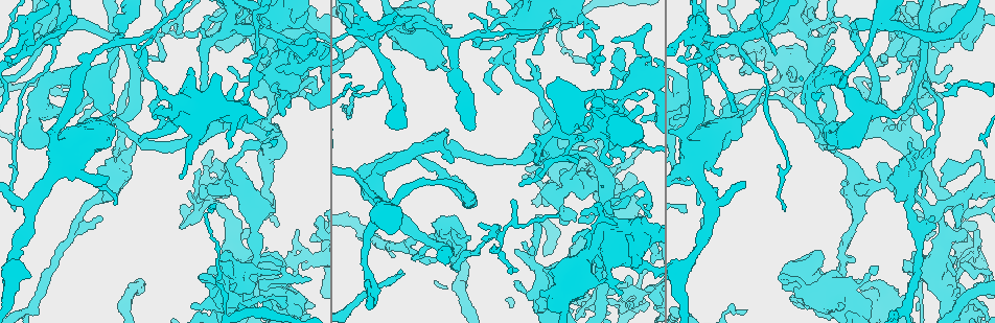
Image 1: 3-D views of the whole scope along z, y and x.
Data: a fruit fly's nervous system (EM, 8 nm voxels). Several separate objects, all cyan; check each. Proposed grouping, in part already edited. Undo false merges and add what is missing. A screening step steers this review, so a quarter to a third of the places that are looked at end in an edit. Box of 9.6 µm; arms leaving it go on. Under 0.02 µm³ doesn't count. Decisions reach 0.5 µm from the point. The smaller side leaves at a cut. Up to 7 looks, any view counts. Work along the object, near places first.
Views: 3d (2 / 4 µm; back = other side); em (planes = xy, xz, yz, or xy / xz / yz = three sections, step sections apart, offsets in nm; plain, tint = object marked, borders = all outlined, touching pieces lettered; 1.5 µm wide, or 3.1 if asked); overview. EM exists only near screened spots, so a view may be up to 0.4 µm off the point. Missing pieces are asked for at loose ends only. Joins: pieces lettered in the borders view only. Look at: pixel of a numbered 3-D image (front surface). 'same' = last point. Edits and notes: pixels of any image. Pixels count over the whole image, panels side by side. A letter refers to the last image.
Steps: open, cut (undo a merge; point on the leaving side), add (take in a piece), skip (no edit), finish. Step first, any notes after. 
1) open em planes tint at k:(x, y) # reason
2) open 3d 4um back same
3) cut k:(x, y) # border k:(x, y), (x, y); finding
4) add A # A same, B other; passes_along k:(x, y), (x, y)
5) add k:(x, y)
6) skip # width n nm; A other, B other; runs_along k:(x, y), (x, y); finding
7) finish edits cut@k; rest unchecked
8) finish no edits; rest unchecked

open em yz step 4 borders at 1:(569, 27) # free end

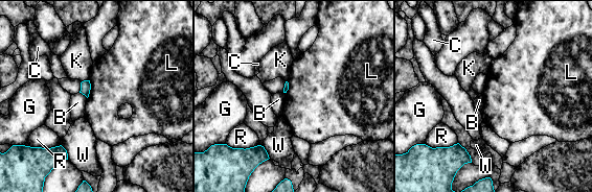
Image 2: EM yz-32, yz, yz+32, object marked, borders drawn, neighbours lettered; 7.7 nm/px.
skip # B other, C other, G other, K other, L other, R other, W other; border 2:(89, 79), (90, 93), (87, 98); none of them fits

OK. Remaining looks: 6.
open 3d 2um at 1:(910, 142) # free end

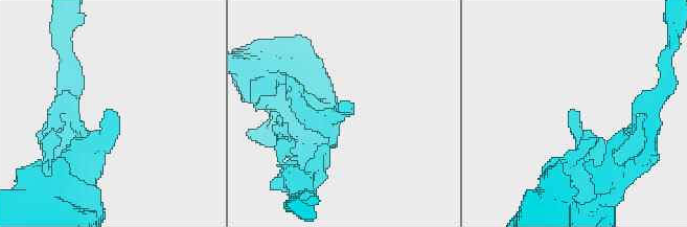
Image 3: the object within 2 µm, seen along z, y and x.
open em yz step 4 tint at 3:(341, 112) # now the EM

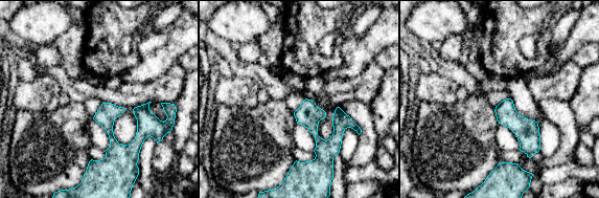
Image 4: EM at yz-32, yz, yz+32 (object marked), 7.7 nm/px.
open em yz step 4 borders same

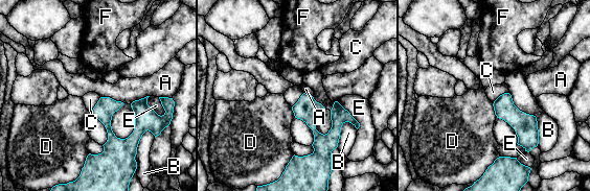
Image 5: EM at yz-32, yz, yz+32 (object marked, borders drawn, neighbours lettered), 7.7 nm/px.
skip # A other, B other, C other, D other, E other, F other; border 5:(508, 92), (502, 93), (493, 103); no lettered piece goes on from it

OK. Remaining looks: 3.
open 3d 2um at 1:(260, 65) # closes a loop

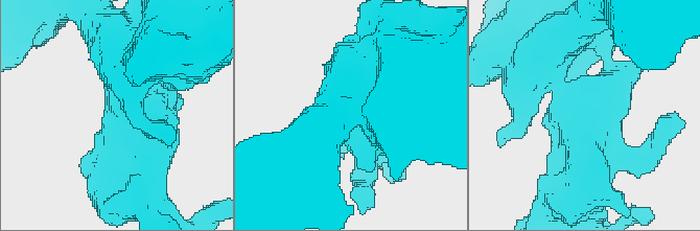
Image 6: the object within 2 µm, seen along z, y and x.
open em planes tint at 6:(578, 107)

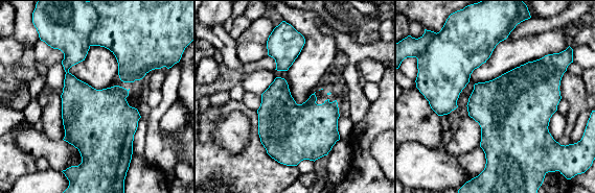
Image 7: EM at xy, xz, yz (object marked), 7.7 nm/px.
open em planes borders same # what lies round it

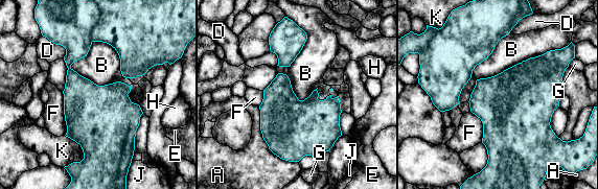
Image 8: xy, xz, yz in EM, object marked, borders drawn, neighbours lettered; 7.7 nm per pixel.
cut 8:(66, 16) # A other, B other, D other, E other, F other, G other, H other, J other, K other; border 8:(96, 25), (91, 32), (92, 41); a second neuron is stuck on

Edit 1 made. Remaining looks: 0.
finish edits cut@8; rest unchecked

